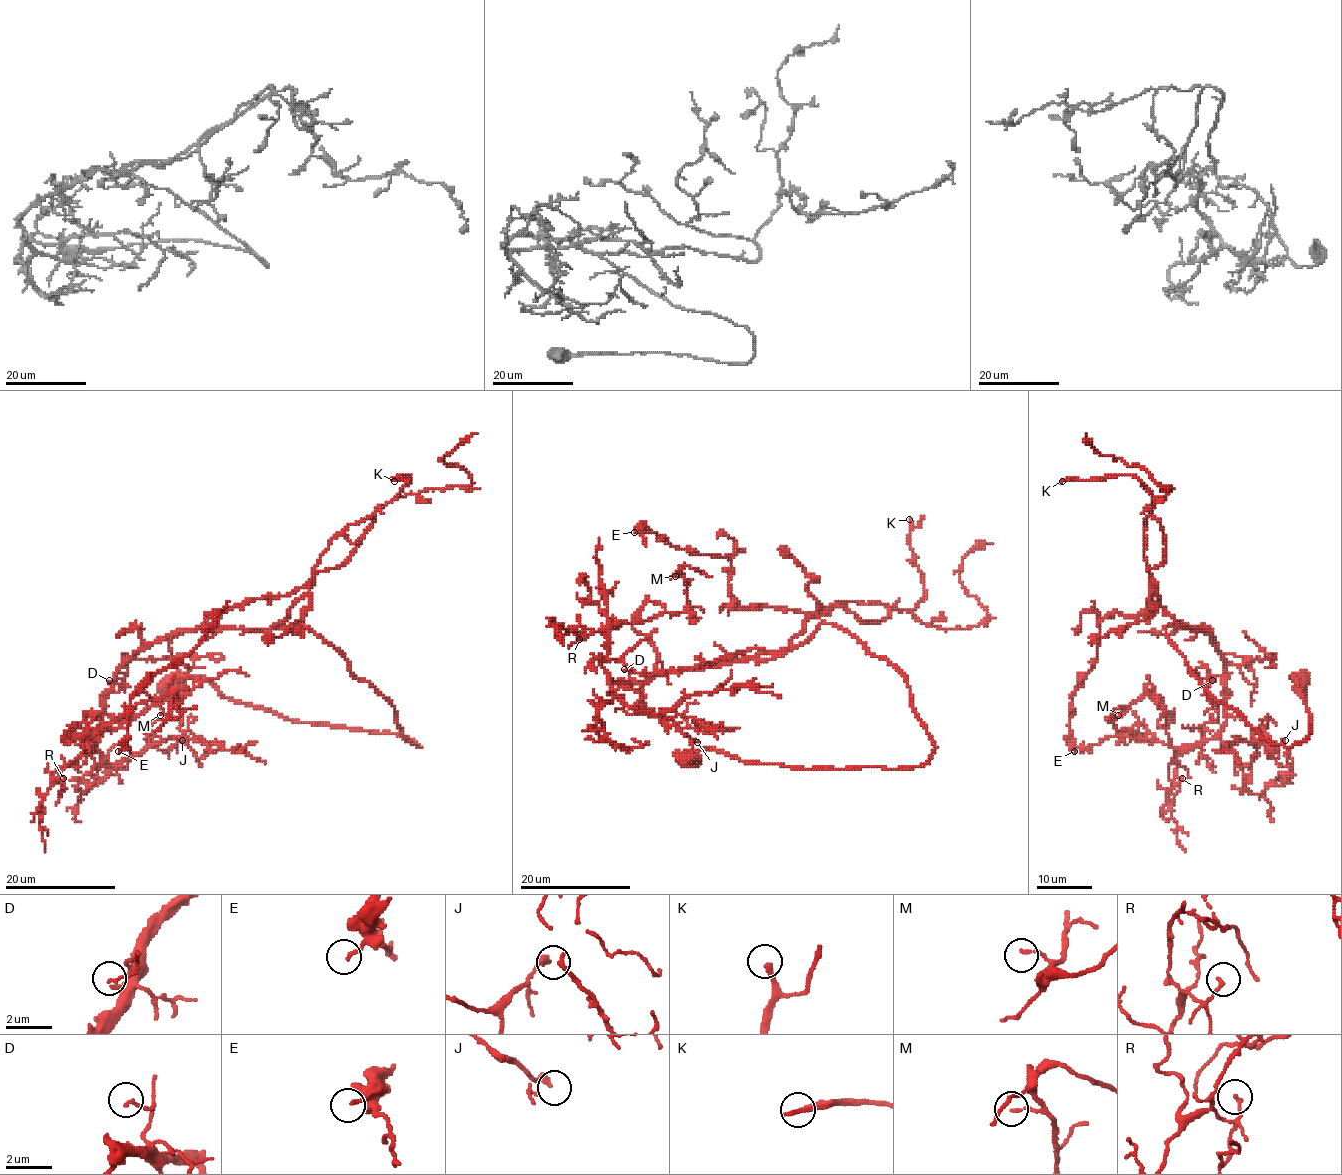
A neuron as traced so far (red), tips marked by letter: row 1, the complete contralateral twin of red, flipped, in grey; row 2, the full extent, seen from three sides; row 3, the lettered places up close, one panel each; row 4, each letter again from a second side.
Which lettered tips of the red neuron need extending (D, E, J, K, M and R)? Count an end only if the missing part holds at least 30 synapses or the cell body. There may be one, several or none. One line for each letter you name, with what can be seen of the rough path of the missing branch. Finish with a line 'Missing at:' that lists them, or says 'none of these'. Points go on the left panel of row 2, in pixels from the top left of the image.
K: course (394, 481), (368, 506), (365, 515), (368, 521), (379, 519), (403, 503), (420, 499), (410, 530)
Missing at: K

